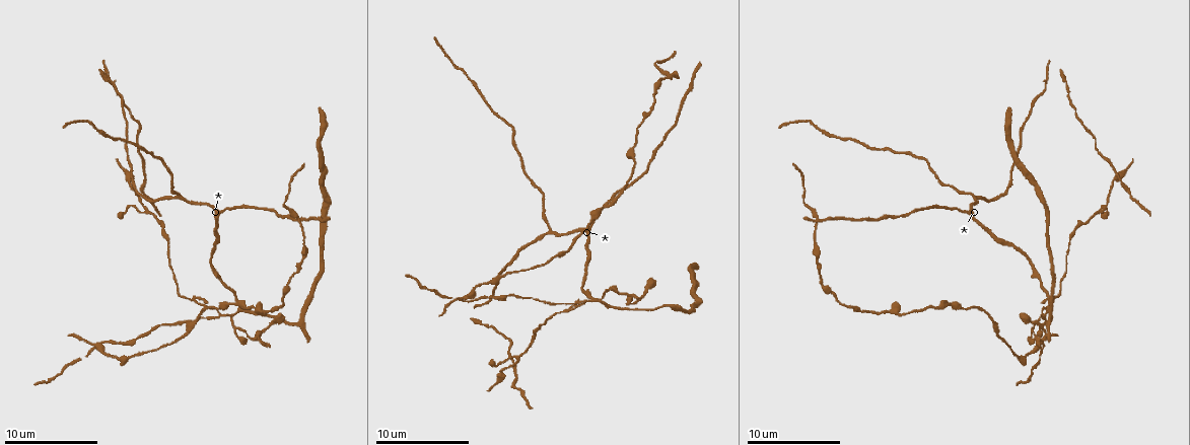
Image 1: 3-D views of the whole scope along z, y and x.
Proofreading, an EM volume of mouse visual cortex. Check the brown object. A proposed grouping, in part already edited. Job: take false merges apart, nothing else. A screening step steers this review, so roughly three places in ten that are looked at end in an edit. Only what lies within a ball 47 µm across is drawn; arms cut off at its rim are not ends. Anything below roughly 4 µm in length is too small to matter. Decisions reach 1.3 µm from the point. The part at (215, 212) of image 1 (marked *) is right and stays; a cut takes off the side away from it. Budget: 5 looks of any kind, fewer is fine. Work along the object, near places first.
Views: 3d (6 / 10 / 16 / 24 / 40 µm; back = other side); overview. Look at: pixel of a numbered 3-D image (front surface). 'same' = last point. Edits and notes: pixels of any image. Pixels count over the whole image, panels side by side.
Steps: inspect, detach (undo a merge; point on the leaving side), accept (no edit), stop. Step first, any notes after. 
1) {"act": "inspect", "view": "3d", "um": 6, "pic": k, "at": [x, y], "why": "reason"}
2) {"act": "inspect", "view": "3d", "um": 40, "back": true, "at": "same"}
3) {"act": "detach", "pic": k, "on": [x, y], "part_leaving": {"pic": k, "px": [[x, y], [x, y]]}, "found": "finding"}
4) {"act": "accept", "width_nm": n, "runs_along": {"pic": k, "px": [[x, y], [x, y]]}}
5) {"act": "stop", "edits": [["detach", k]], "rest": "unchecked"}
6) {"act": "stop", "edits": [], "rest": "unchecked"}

{"act": "inspect", "view": "3d", "um": 16, "pic": 1, "at": [180, 196], "why": "branch point"}

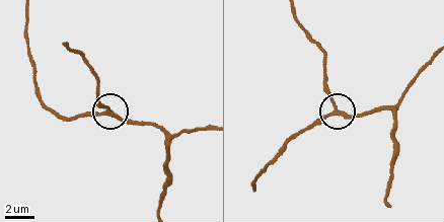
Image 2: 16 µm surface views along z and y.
{"act": "accept", "width_nm": 210, "found": "one neuron here"}

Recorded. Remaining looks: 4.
{"act": "inspect", "view": "3d", "um": 10, "pic": 1, "at": [93, 345], "why": "looks like a crossing"}

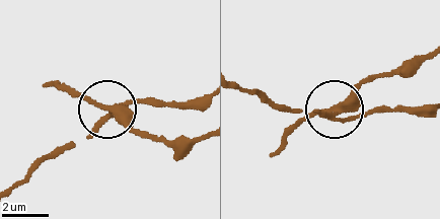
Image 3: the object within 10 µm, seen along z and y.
{"act": "detach", "pic": 3, "on": [127, 129], "width_nm": 310, "part_leaving": {"pic": 3, "px": [[104, 119], [116, 115], [137, 134], [160, 142], [201, 138]]}, "found": "two neurons meet here"}

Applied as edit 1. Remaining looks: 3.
{"act": "stop", "edits": [["detach", 3]], "rest": "unchecked"}

